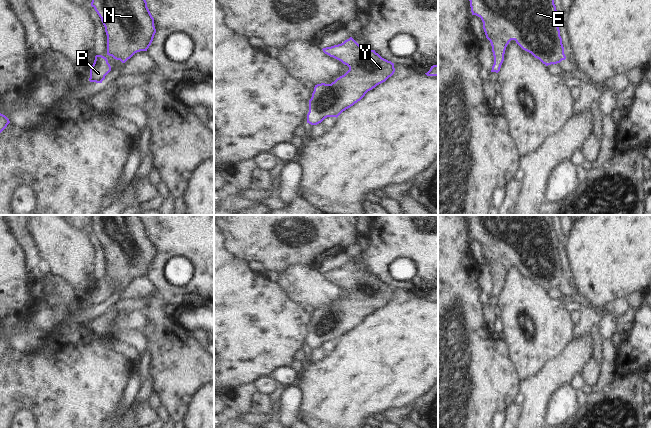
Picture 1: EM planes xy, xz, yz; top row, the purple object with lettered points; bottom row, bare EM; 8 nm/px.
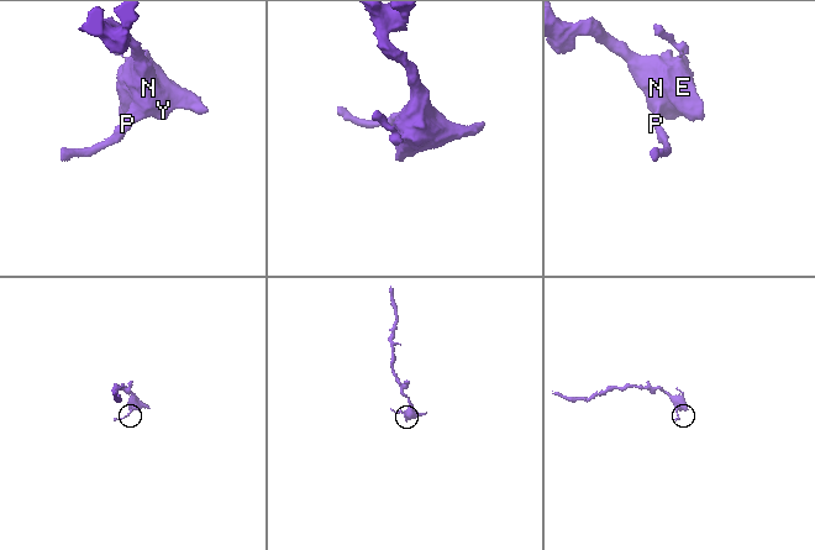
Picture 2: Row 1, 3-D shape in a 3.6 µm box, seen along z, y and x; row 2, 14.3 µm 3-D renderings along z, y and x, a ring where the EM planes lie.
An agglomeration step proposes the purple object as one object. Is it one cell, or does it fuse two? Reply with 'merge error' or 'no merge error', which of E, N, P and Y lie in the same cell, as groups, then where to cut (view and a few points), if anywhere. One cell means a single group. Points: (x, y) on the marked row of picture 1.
no merge error | E N P Y | no cut

